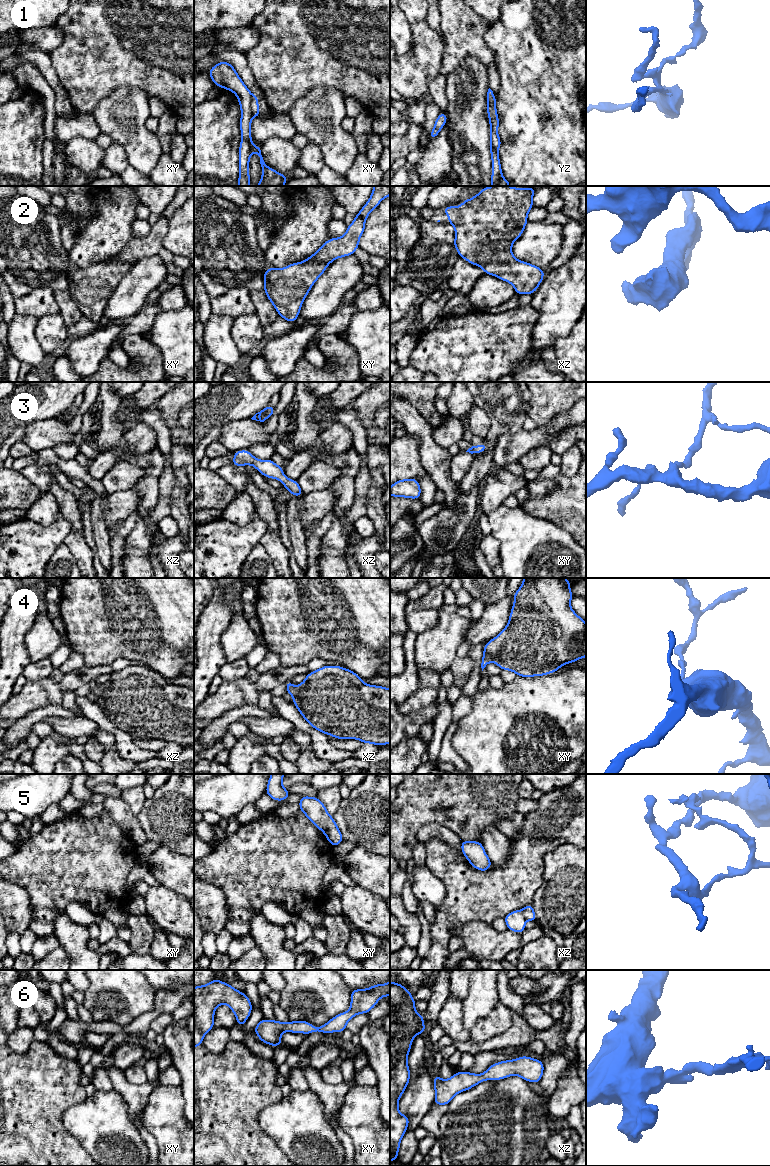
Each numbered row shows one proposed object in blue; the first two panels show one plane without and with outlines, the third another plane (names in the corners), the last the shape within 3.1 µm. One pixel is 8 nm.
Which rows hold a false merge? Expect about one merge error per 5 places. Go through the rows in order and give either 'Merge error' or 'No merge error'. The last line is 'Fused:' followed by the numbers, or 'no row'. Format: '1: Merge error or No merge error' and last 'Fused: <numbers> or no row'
1: No merge error
2: No merge error
3: No merge error
4: No merge error
5: No merge error
6: No merge error
Fused: no row

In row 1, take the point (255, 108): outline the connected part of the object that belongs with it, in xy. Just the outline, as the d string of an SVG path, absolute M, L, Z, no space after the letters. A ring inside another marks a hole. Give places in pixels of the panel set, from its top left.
M221 61L208 72L213 83L236 94L241 108L240 130L242 140L239 147L239 178L238 186L250 186L249 160L254 151L260 157L262 178L257 186L284 186L288 177L268 167L258 146L252 144L251 121L260 116L258 96L252 95L241 80L235 68L226 61Z

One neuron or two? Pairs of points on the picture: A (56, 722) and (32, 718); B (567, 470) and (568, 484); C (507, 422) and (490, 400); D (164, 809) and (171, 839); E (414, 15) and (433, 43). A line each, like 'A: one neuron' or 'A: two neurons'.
A: two neurons
B: two neurons
C: one neuron
D: one neuron
E: two neurons

